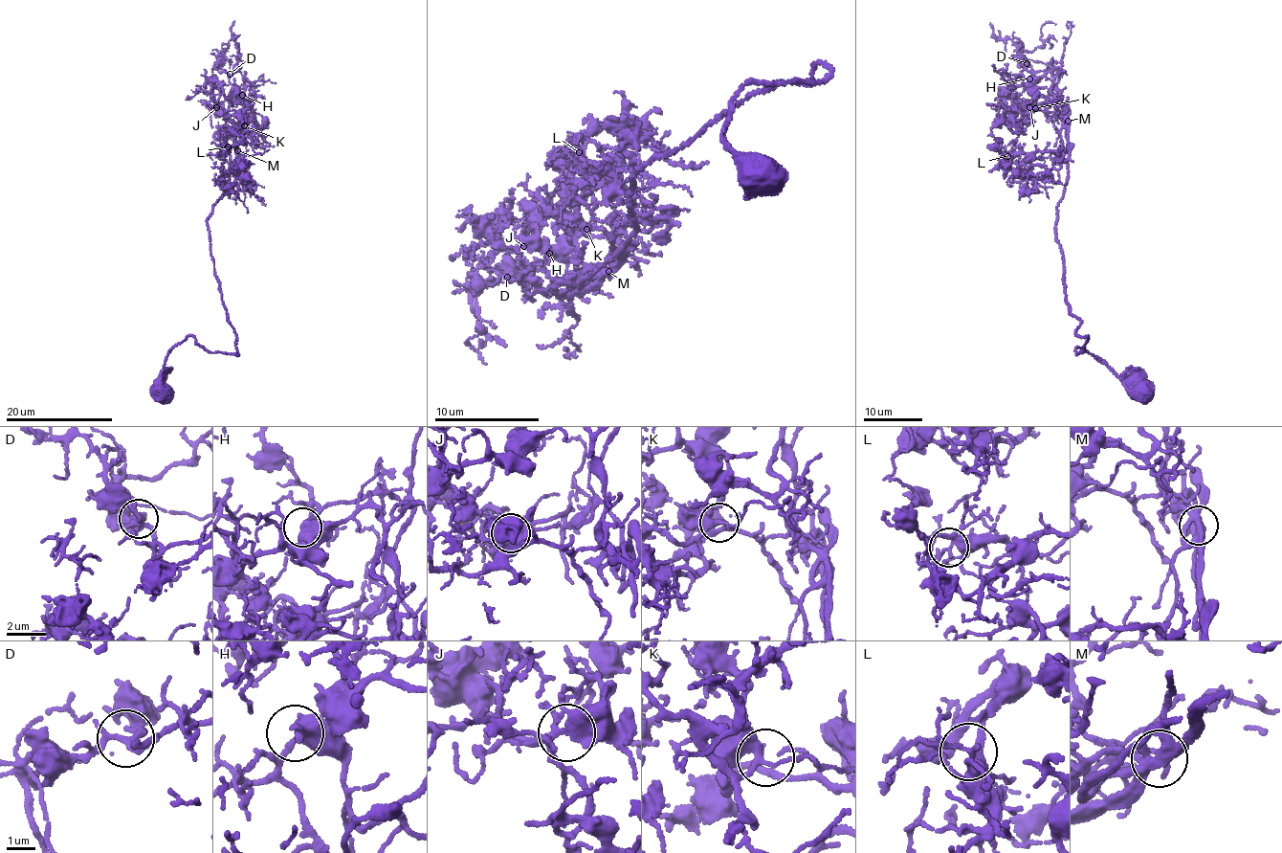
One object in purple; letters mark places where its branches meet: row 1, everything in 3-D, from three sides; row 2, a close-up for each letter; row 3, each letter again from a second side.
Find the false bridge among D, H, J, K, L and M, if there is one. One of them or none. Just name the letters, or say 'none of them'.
none of them

